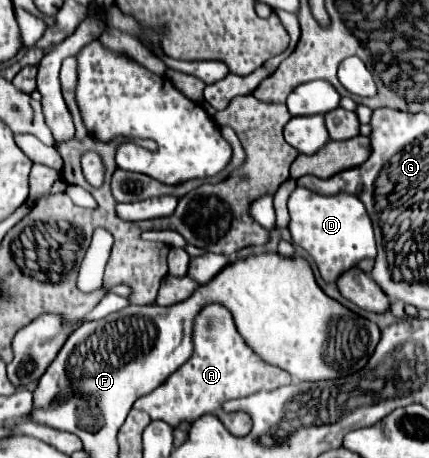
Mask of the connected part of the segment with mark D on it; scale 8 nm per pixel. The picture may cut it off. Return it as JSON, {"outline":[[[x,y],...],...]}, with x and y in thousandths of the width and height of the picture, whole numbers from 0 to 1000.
{"outline":[[[692,408],[674,430],[674,465],[678,465],[674,504],[683,531],[702,535],[734,566],[748,605],[767,618],[781,618],[781,609],[800,592],[832,579],[841,566],[879,557],[865,478],[846,443],[828,426],[786,421],[772,430],[753,430],[725,421],[720,413]]]}

